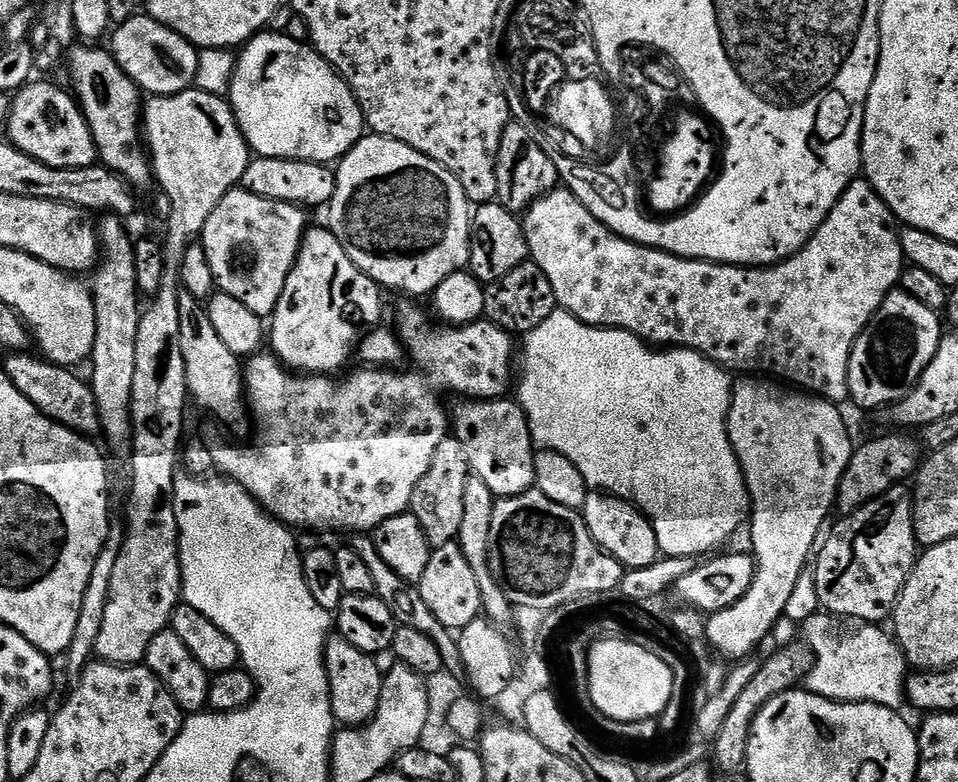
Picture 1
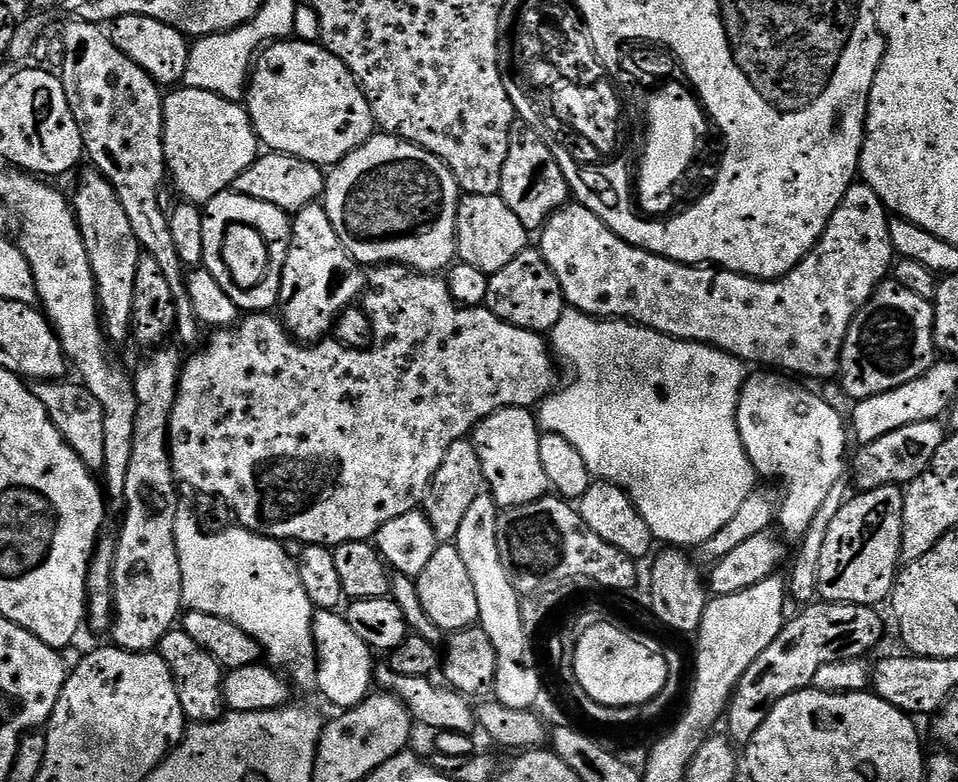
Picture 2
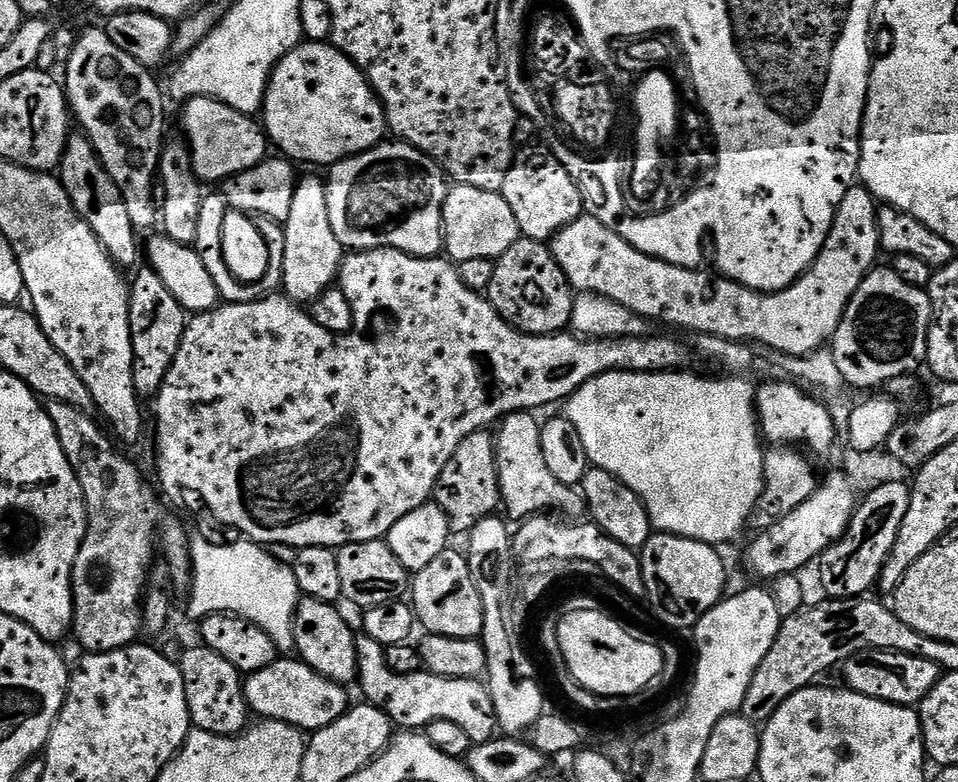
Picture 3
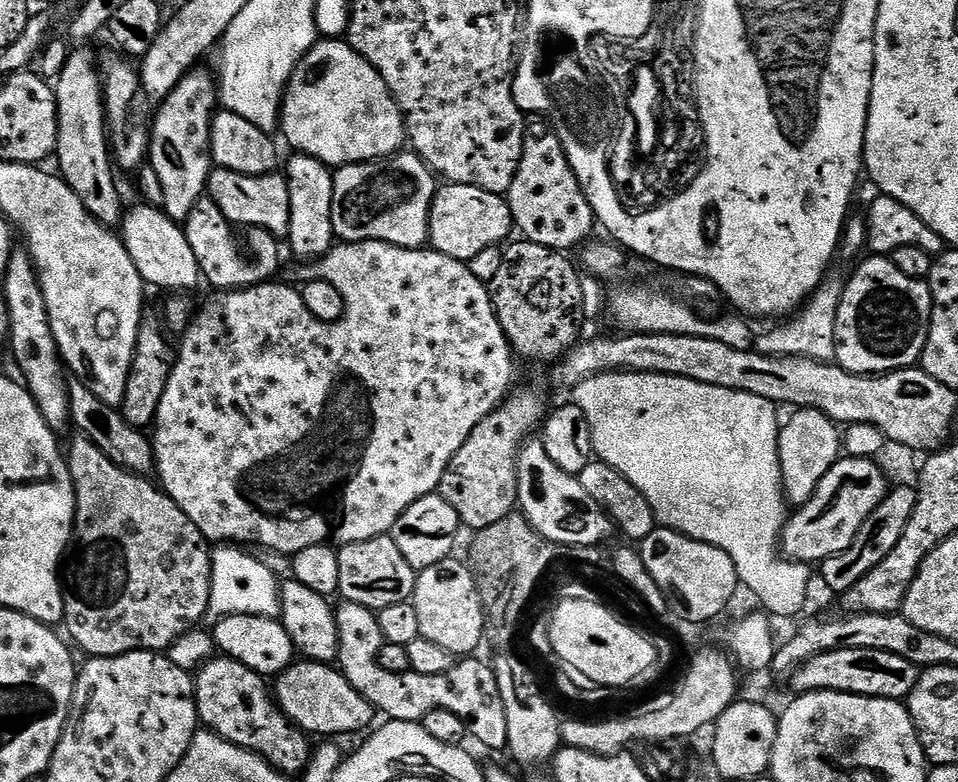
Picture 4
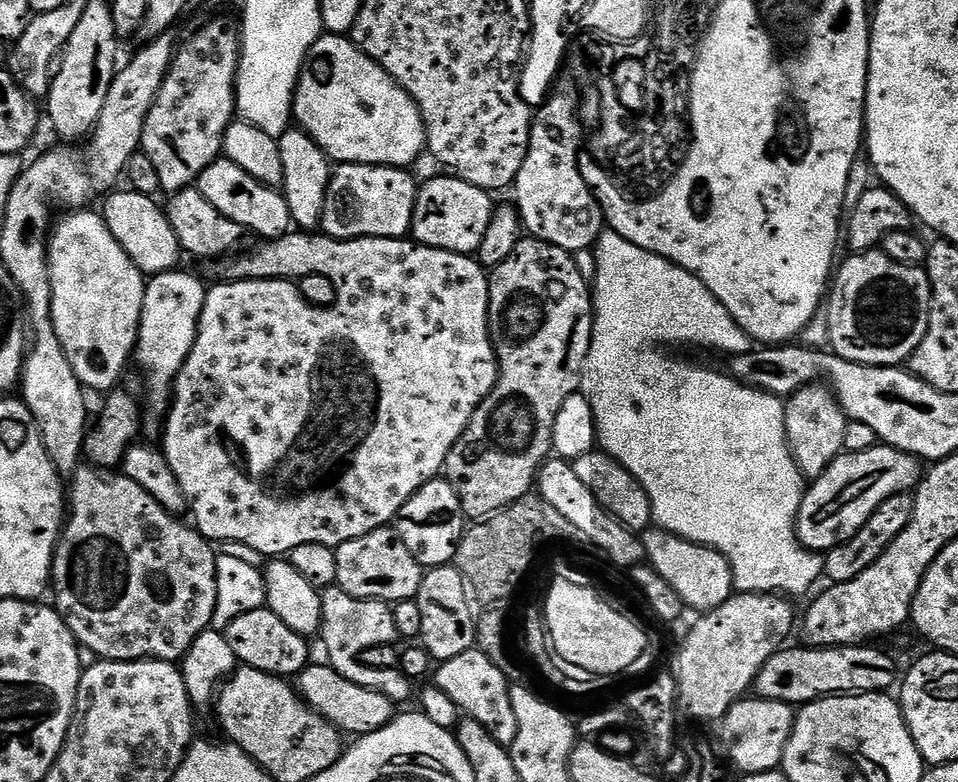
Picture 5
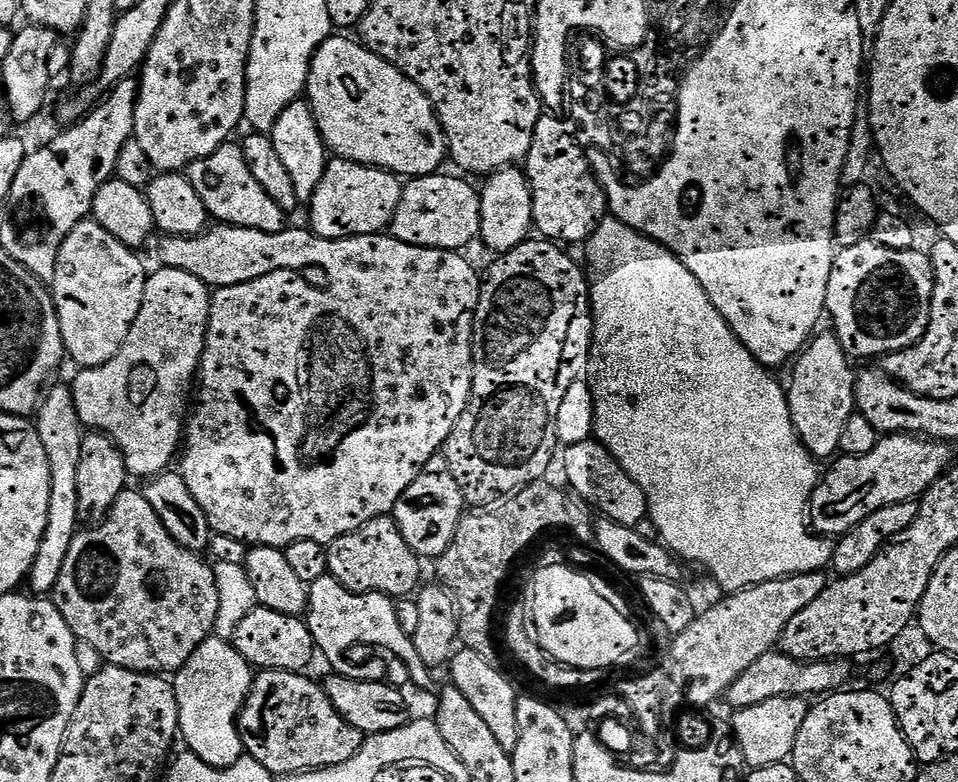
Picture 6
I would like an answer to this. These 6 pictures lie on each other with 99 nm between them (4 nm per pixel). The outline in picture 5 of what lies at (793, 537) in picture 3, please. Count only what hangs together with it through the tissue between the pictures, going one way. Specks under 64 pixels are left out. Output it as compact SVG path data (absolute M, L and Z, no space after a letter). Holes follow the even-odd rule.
M877 446L861 452L844 452L821 476L815 477L807 485L804 500L796 515L796 536L811 552L827 554L831 548L854 538L854 534L858 534L858 530L868 521L870 514L874 514L874 510L878 510L878 506L886 502L886 498L915 489L921 479L921 461L910 454L899 452L896 448Z

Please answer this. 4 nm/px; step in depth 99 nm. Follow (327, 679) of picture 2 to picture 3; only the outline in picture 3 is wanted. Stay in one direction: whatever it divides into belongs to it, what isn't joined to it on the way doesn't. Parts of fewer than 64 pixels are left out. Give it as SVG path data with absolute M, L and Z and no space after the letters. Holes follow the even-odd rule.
M301 599L294 618L295 655L311 666L318 674L336 684L351 685L357 679L359 659L356 657L356 639L352 628L344 621L336 604Z

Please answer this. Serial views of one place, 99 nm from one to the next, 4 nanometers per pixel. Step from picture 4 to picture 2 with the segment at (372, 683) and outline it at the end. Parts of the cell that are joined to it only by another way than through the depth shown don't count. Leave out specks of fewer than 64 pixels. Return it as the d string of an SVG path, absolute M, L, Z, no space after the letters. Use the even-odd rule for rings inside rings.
M387 666L375 669L374 680L383 691L391 692L407 706L408 713L417 725L425 724L428 728L441 728L444 731L436 740L435 751L439 755L464 758L475 753L473 740L460 733L477 731L478 728L478 712L469 697L447 686L439 688L438 685L432 684L436 682L431 679L402 678L402 674L394 674L394 670Z

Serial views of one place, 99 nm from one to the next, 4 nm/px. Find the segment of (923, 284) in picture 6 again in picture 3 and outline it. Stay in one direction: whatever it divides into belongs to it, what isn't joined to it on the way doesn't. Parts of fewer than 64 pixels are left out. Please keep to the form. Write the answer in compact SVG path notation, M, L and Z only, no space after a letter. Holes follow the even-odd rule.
M877 266L873 268L870 274L866 274L866 278L862 282L862 286L858 286L858 290L854 294L854 298L850 298L850 302L846 306L846 310L842 314L842 322L838 326L838 330L834 333L830 341L830 349L834 356L835 362L838 364L838 368L842 372L842 378L848 386L853 388L872 388L868 390L876 390L879 386L886 386L894 378L899 376L906 376L915 373L916 367L923 365L928 358L928 331L930 330L930 322L932 321L932 303L928 297L927 291L923 288L915 288L910 286L907 282L902 282L902 278L898 278L896 273L891 266Z

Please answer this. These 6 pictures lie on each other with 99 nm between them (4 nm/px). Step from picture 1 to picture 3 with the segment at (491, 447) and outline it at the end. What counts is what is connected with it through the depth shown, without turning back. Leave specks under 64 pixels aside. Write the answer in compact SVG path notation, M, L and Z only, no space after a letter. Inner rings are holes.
M531 411L511 412L503 417L500 433L495 433L496 469L500 479L500 498L512 516L527 518L537 514L559 514L564 518L580 518L585 515L583 495L573 485L558 482L550 470L546 470L546 458L542 458L540 441L541 421L535 420Z

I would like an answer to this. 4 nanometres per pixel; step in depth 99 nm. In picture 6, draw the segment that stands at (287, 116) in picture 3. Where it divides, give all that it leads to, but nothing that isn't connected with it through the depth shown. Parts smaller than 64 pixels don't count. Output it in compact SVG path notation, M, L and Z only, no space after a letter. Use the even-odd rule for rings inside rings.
M333 34L324 41L324 45L312 55L312 65L308 67L308 87L306 99L312 106L312 113L318 122L325 145L337 157L352 160L356 164L366 164L374 168L383 168L401 178L431 176L439 173L446 164L448 140L440 120L436 116L430 98L402 70L390 66L378 54L355 39L347 40L347 35Z

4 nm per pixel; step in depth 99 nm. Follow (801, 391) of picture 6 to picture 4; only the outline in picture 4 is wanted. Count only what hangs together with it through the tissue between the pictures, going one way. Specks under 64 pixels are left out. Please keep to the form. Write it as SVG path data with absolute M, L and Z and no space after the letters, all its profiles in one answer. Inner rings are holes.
M797 408L791 413L793 416L780 425L778 438L778 458L780 459L780 477L784 483L784 499L789 505L805 504L818 490L818 482L826 478L828 471L836 465L842 452L842 434L835 420L813 408Z

